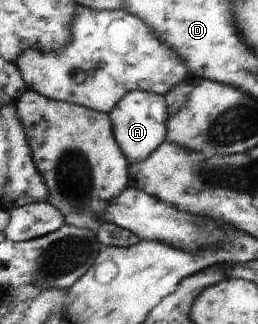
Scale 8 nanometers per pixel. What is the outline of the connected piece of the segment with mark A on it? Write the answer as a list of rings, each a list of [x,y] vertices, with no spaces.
[[[147,91],[127,93],[110,112],[115,140],[130,163],[144,161],[166,141],[168,110],[162,95]]]

